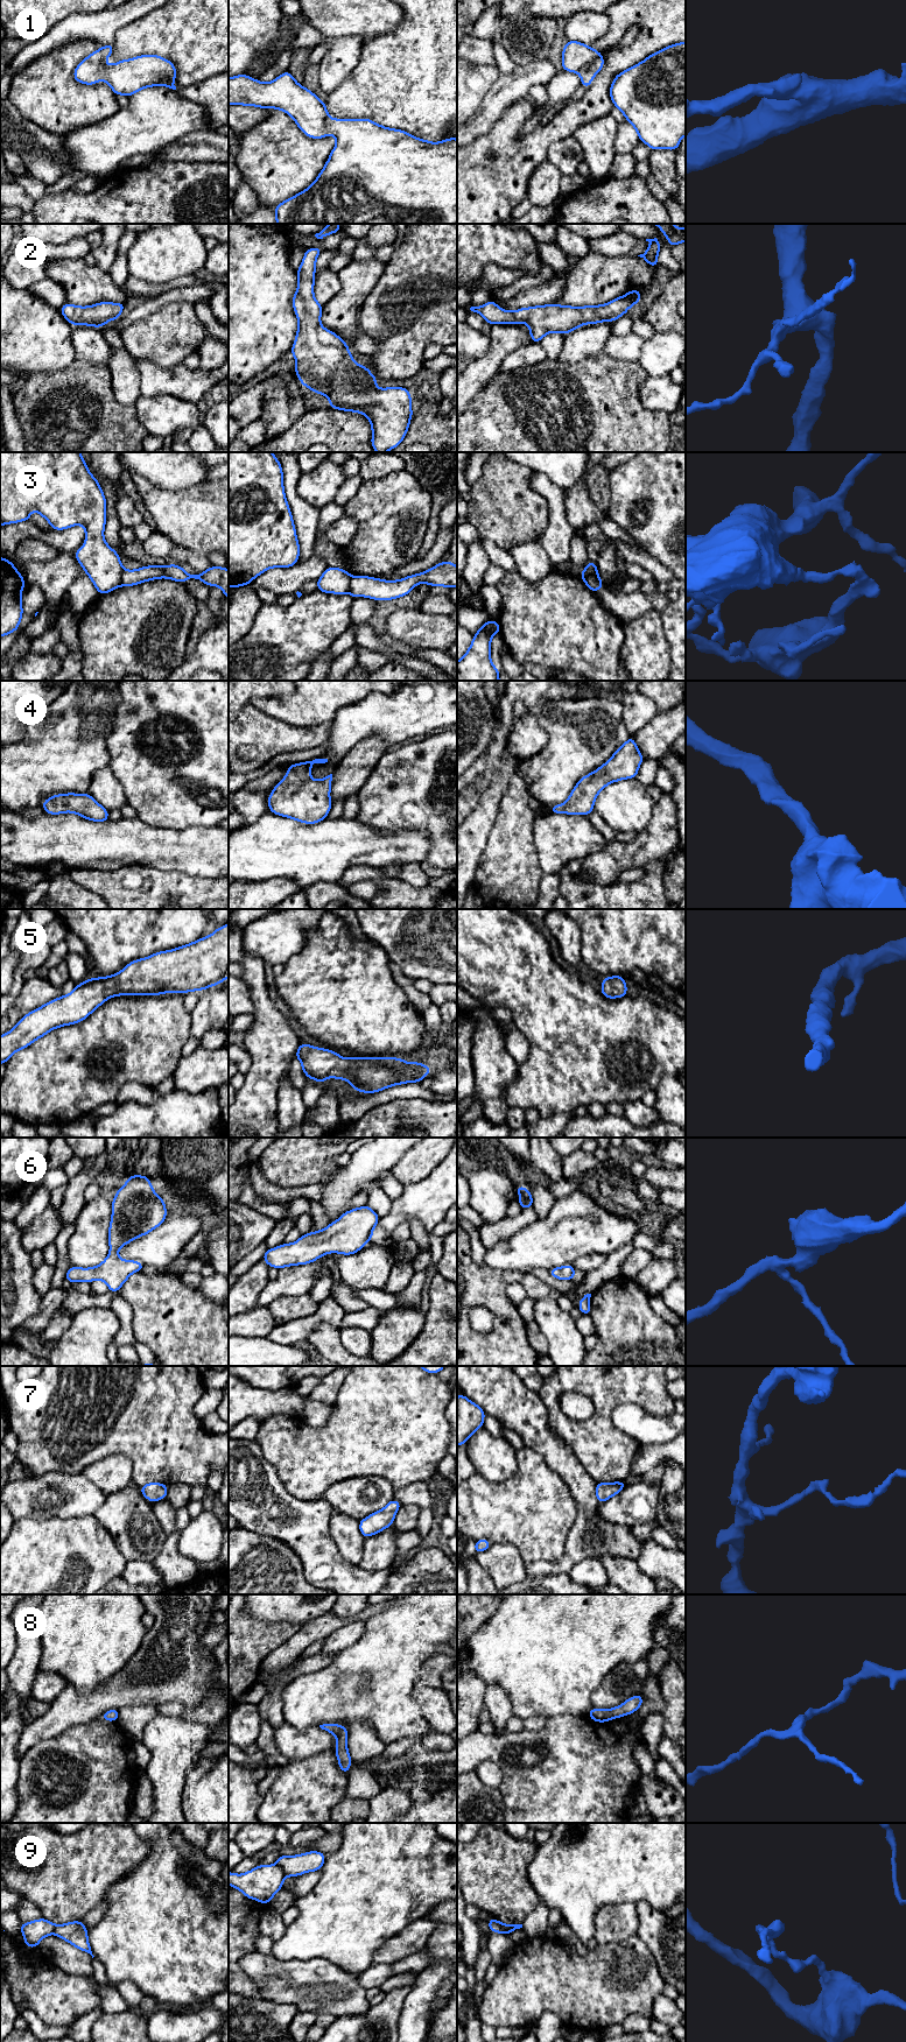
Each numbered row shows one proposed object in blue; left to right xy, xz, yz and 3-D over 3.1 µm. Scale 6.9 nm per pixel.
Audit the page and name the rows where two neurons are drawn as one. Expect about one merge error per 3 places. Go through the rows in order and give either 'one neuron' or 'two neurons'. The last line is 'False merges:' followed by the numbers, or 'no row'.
1: one neuron
2: one neuron
3: two neurons
4: one neuron
5: one neuron
6: one neuron
7: one neuron
8: one neuron
9: two neurons
False merges: 3, 9

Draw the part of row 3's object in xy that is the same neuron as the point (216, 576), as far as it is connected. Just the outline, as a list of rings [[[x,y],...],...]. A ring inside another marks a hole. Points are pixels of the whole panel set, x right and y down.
[[[177,564],[171,565],[146,565],[135,570],[124,570],[120,586],[133,586],[147,580],[159,578],[168,578],[180,583],[184,583],[190,578],[199,579],[209,586],[218,586],[223,590],[225,598],[229,599],[229,570],[226,566],[210,566],[199,575],[189,575],[183,568]]]

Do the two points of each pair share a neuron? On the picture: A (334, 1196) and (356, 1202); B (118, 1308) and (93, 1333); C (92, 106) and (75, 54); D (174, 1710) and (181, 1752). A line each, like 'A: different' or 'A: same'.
A: different
B: different
C: same
D: different

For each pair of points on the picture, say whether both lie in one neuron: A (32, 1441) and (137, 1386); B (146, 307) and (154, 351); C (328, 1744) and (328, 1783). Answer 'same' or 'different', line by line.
A: same
B: different
C: different

